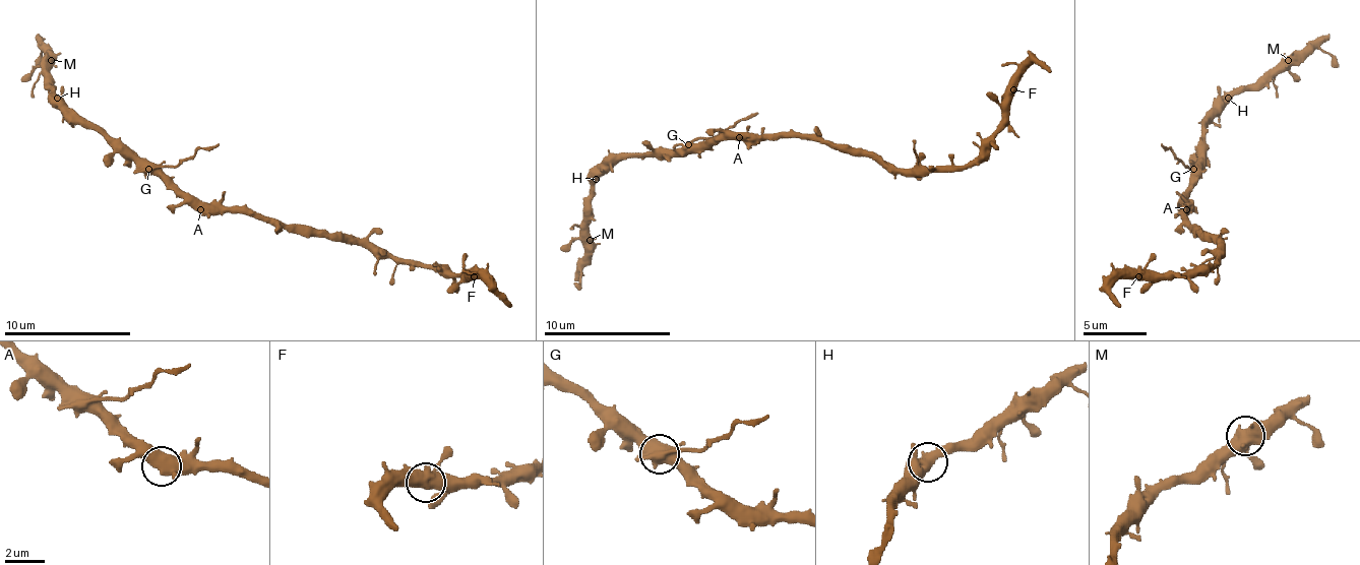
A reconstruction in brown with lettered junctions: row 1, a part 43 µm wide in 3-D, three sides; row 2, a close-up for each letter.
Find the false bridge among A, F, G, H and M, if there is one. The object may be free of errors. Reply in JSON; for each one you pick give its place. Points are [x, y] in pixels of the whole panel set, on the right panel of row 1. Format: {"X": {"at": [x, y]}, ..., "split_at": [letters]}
{"G": {"at": [1193, 169]}, "split_at": ["G"]}

